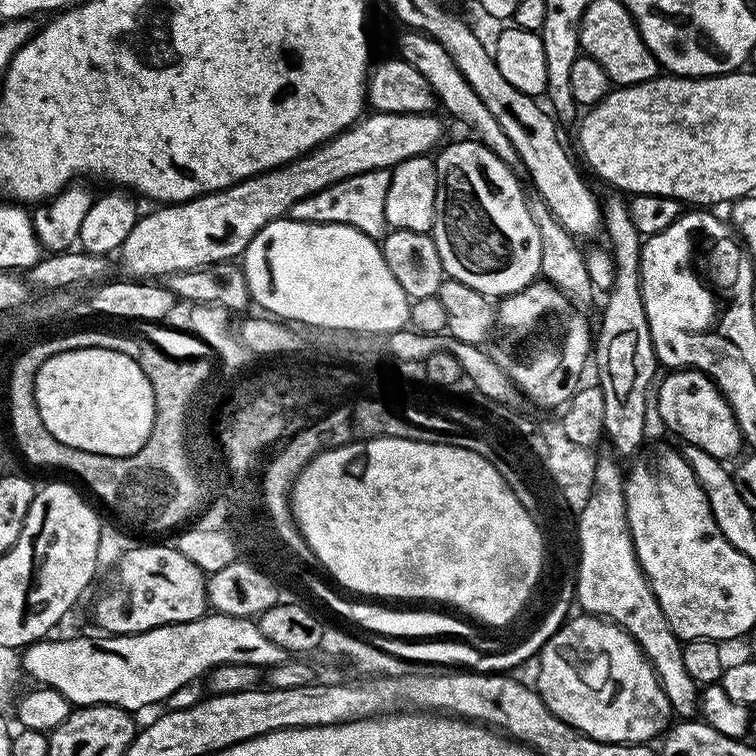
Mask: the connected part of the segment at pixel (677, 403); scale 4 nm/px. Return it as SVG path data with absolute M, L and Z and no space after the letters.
M694 368L672 370L667 375L655 389L658 414L662 414L665 429L671 435L673 432L674 435L681 436L684 444L698 446L698 450L706 450L706 454L714 454L714 458L719 460L728 462L731 461L731 456L739 457L740 448L742 449L740 427L734 418L732 407L718 390L716 383L705 372L698 372Z

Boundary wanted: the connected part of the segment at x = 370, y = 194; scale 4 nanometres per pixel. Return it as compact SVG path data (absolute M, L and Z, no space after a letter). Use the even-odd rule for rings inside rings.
M389 169L370 170L362 174L354 174L354 178L346 178L342 182L334 182L326 190L299 200L288 212L287 219L301 220L311 224L341 224L354 226L362 230L371 240L383 241L389 231L386 222L386 194L390 191Z

